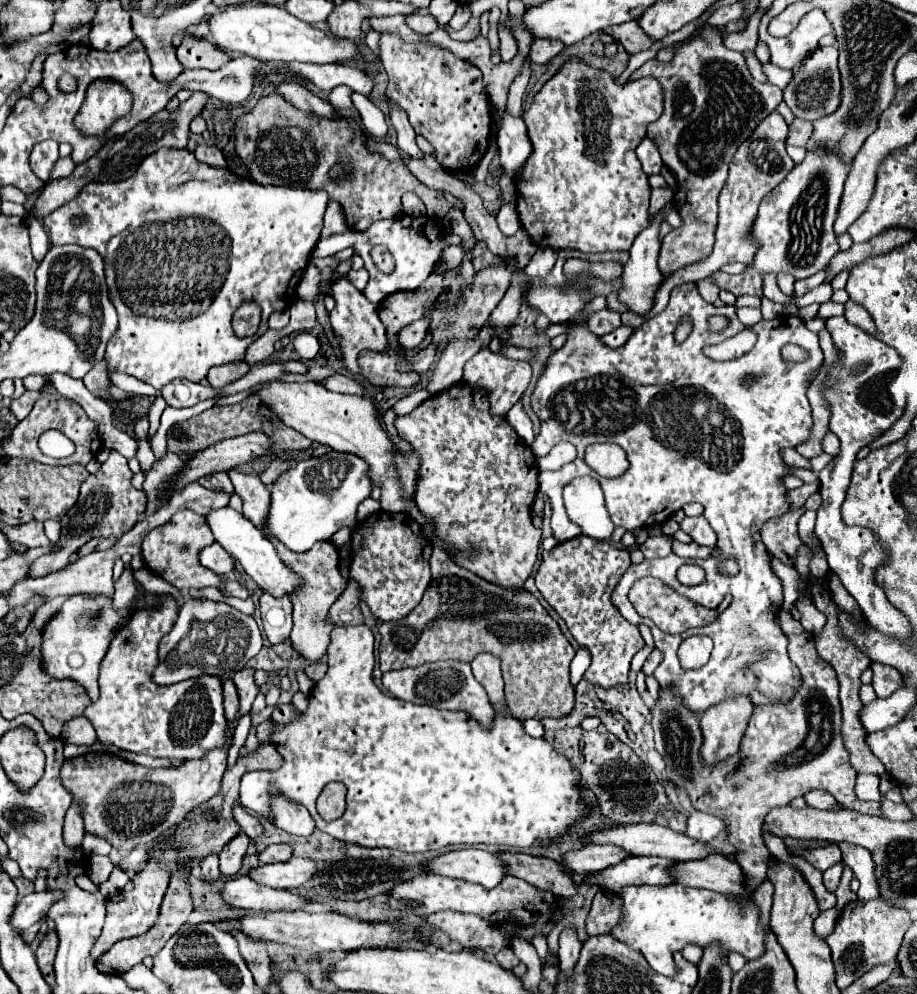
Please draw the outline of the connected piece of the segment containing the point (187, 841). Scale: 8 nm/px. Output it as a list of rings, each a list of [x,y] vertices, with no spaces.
[[[261,744],[253,754],[245,754],[243,758],[237,758],[235,766],[227,768],[225,770],[225,776],[223,776],[223,792],[203,804],[199,804],[197,808],[193,808],[185,820],[181,820],[175,828],[173,828],[173,834],[169,836],[169,842],[165,842],[163,846],[157,846],[157,850],[185,850],[183,856],[179,856],[177,860],[177,866],[197,866],[197,860],[209,856],[209,854],[219,854],[223,850],[225,844],[229,844],[229,840],[233,840],[233,836],[237,836],[241,832],[239,824],[233,820],[233,814],[231,814],[231,806],[237,802],[237,792],[239,792],[239,780],[245,772],[249,770],[259,770],[259,766],[265,766],[265,768],[271,768],[271,770],[277,770],[281,766],[281,756],[277,754],[275,746],[273,744]]]

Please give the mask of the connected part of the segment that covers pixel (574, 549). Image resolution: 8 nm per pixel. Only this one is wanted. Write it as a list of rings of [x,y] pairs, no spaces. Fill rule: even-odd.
[[[577,536],[557,544],[553,550],[543,550],[543,560],[535,574],[535,586],[547,604],[551,604],[565,620],[577,644],[591,654],[591,666],[587,668],[585,678],[603,688],[625,684],[633,654],[645,646],[639,628],[629,624],[611,604],[611,592],[629,566],[629,552],[607,544],[605,540]]]

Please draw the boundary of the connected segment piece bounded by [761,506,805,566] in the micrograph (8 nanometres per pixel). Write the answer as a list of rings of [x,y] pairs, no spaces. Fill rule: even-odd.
[[[803,506],[797,510],[789,510],[785,516],[769,520],[761,530],[761,538],[767,550],[787,566],[793,566],[793,560],[797,558],[797,548],[801,548],[803,544],[797,532],[797,522],[803,512]]]

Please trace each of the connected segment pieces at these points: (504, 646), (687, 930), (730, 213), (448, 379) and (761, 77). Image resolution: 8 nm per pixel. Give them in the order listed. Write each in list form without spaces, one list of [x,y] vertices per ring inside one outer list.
[[[435,550],[431,558],[431,584],[423,594],[423,600],[417,608],[395,622],[379,622],[381,646],[379,646],[379,668],[381,672],[387,670],[401,670],[421,666],[425,662],[435,660],[461,660],[471,662],[477,654],[489,652],[495,654],[503,662],[503,678],[505,678],[505,694],[509,696],[509,710],[519,720],[535,718],[563,718],[571,712],[575,704],[575,688],[569,684],[569,664],[575,656],[573,646],[563,636],[557,622],[547,614],[547,610],[539,604],[539,600],[529,594],[521,592],[515,594],[513,590],[505,590],[497,584],[491,584],[477,574],[457,566],[445,552]]]
[[[683,884],[669,886],[627,886],[619,890],[623,900],[621,920],[611,930],[613,938],[625,942],[635,952],[641,952],[649,966],[659,974],[671,976],[673,954],[681,952],[687,944],[707,948],[719,944],[721,952],[741,954],[747,962],[765,954],[765,940],[769,930],[761,924],[759,908],[753,900],[743,904],[741,898],[729,898],[711,890],[689,888]]]
[[[771,112],[765,120],[761,120],[761,124],[757,124],[757,128],[749,136],[749,140],[745,140],[745,144],[741,144],[741,148],[737,148],[733,162],[729,164],[729,178],[727,178],[723,190],[719,192],[719,200],[717,200],[719,202],[717,242],[715,242],[713,254],[705,260],[705,266],[693,266],[695,276],[691,276],[691,266],[687,266],[687,268],[681,268],[679,272],[671,274],[669,278],[665,278],[665,282],[661,284],[661,288],[655,296],[655,306],[653,306],[651,314],[641,318],[631,311],[626,311],[621,315],[622,325],[635,329],[647,321],[647,318],[659,314],[661,308],[667,306],[669,292],[675,286],[681,286],[685,282],[697,282],[699,278],[709,276],[711,272],[719,270],[723,264],[729,264],[729,262],[743,262],[745,266],[753,264],[753,256],[757,254],[757,244],[753,244],[753,240],[749,240],[749,228],[753,226],[753,220],[757,216],[761,200],[777,184],[781,184],[793,168],[793,160],[789,158],[789,154],[785,150],[785,138],[787,138],[787,124],[779,112]]]
[[[481,332],[479,340],[469,340],[463,344],[461,338],[449,338],[441,352],[439,352],[439,360],[435,364],[433,376],[429,378],[427,384],[427,392],[433,396],[437,392],[443,392],[445,388],[449,388],[449,384],[457,384],[463,376],[463,364],[483,346],[489,344],[489,336],[491,332]]]
[[[745,52],[743,56],[745,56],[745,60],[747,60],[747,68],[749,68],[751,76],[753,76],[755,80],[759,80],[759,82],[767,82],[767,76],[765,76],[765,72],[763,72],[763,66],[761,66],[761,62],[755,58],[755,54],[753,54],[753,52]]]

